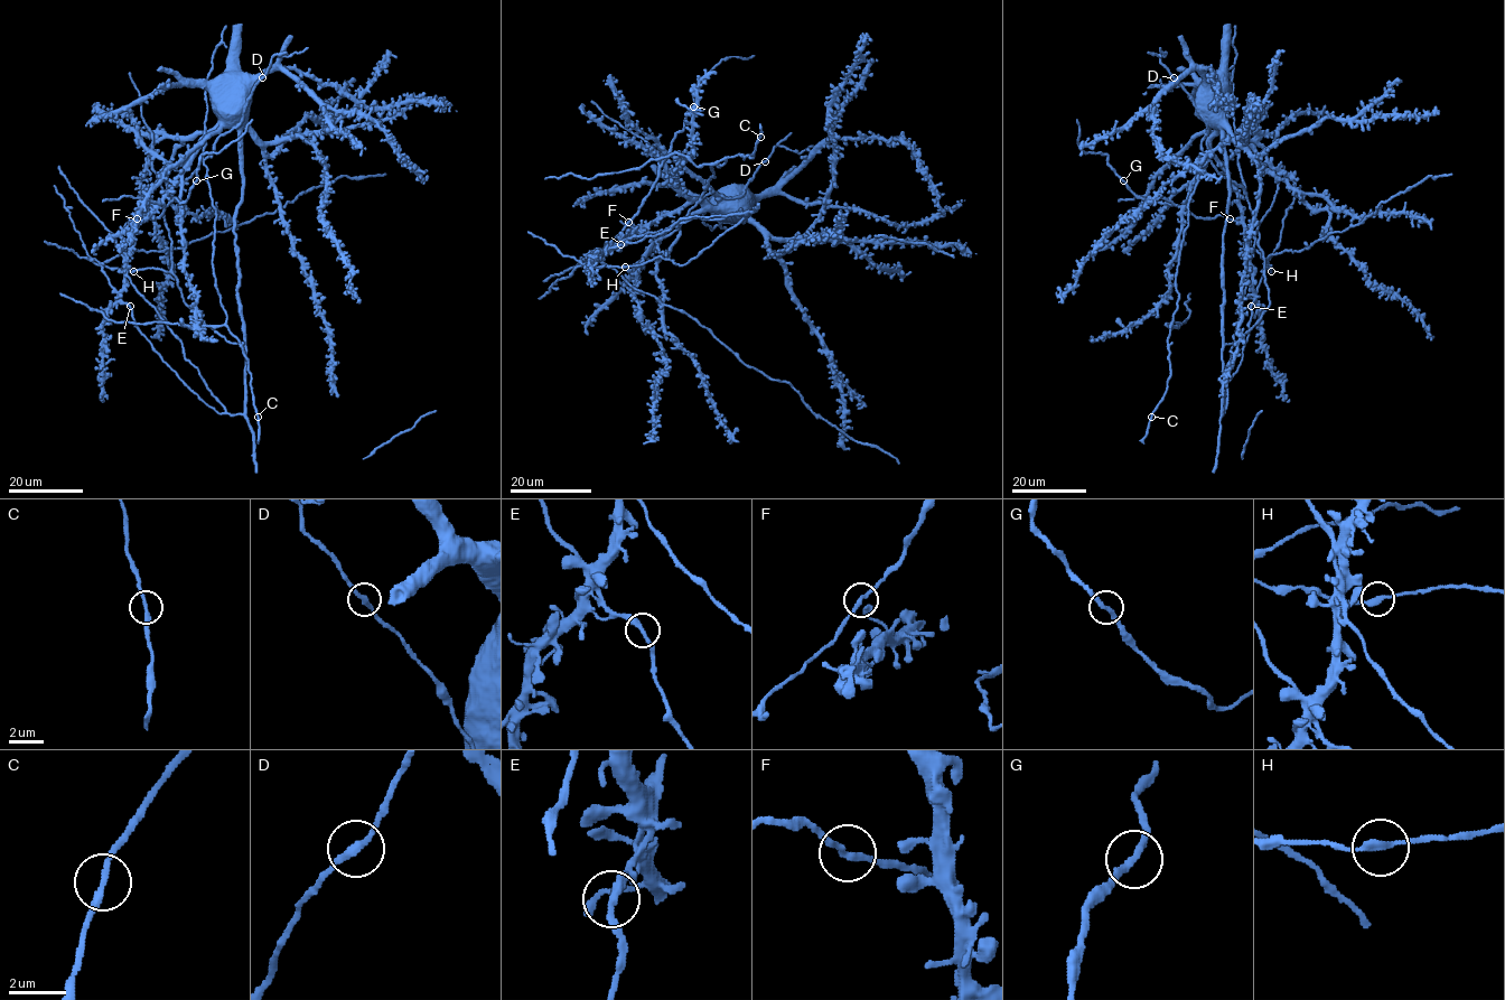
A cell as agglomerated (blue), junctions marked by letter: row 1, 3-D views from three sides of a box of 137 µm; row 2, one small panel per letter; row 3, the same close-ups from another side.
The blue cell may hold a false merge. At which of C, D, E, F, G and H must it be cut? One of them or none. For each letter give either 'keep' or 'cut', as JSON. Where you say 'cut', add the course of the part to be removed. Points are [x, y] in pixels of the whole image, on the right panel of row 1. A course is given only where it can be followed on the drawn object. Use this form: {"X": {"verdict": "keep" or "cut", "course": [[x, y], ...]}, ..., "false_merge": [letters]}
{"C": {"verdict": "keep"}, "D": {"verdict": "keep"}, "E": {"verdict": "keep"}, "F": {"verdict": "keep"}, "G": {"verdict": "keep"}, "H": {"verdict": "keep"}, "false_merge": []}

